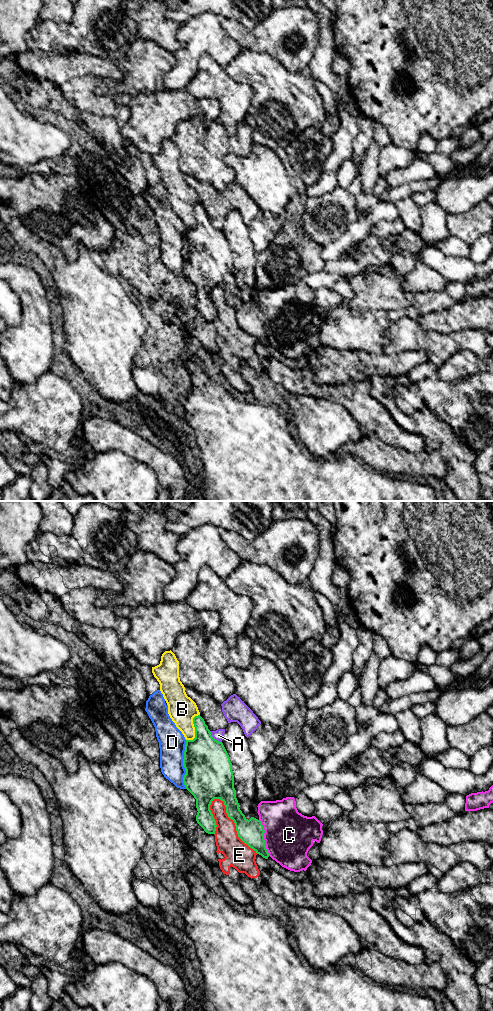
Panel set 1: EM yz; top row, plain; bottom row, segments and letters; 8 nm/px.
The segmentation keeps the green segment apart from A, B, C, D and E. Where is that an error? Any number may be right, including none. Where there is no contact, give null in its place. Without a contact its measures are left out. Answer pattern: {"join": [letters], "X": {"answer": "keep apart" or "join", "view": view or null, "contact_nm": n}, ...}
{"join": [], "A": {"answer": "keep apart", "view": "yz", "contact_nm": 140}, "B": {"answer": "keep apart", "view": "yz", "contact_nm": 240}, "C": {"answer": "keep apart", "view": "yz", "contact_nm": 300}, "D": {"answer": "keep apart", "view": "yz", "contact_nm": 400}, "E": {"answer": "keep apart", "view": "yz", "contact_nm": 550}}

